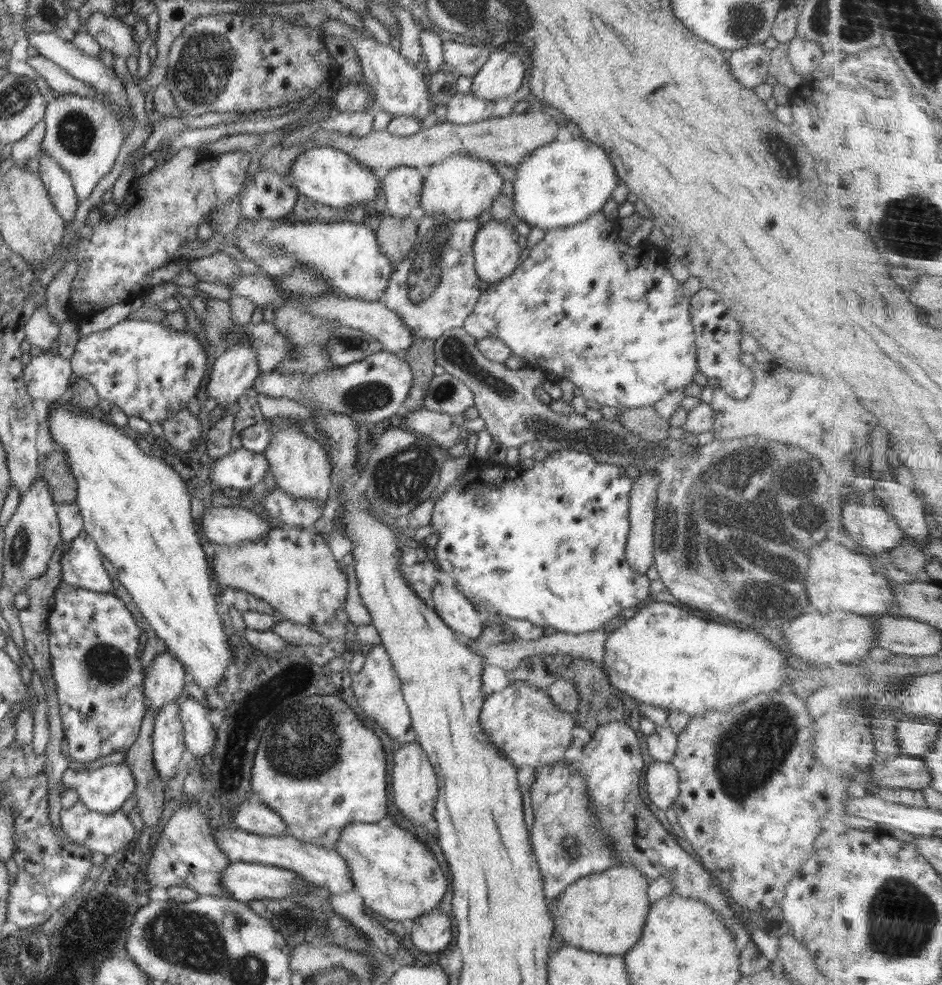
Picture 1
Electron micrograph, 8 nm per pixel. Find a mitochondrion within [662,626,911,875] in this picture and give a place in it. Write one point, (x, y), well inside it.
(749, 752)

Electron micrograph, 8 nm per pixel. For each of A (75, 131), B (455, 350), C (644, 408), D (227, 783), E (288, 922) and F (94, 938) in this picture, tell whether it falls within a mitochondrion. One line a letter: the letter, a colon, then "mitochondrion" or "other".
A: mitochondrion
B: mitochondrion
C: other
D: mitochondrion
E: mitochondrion
F: mitochondrion

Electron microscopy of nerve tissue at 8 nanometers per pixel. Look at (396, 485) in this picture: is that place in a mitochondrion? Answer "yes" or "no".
yes

